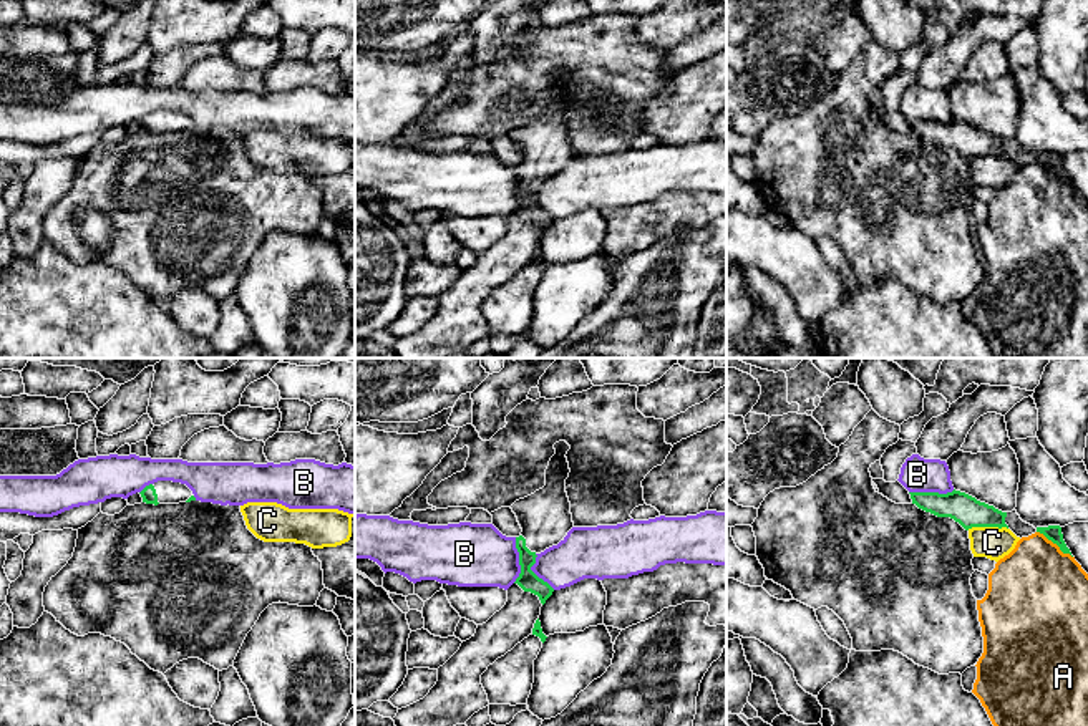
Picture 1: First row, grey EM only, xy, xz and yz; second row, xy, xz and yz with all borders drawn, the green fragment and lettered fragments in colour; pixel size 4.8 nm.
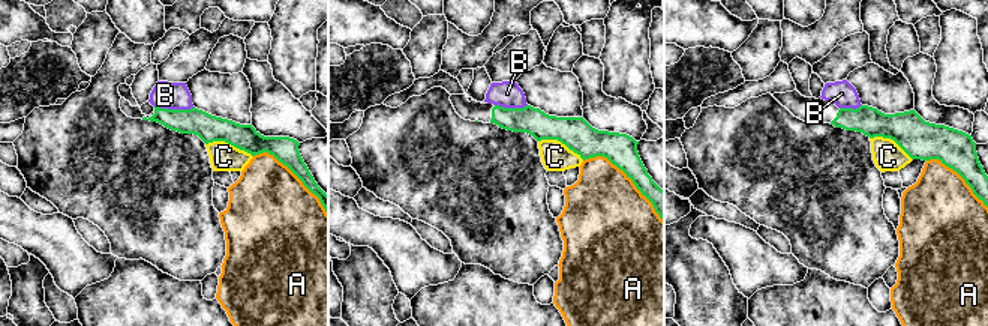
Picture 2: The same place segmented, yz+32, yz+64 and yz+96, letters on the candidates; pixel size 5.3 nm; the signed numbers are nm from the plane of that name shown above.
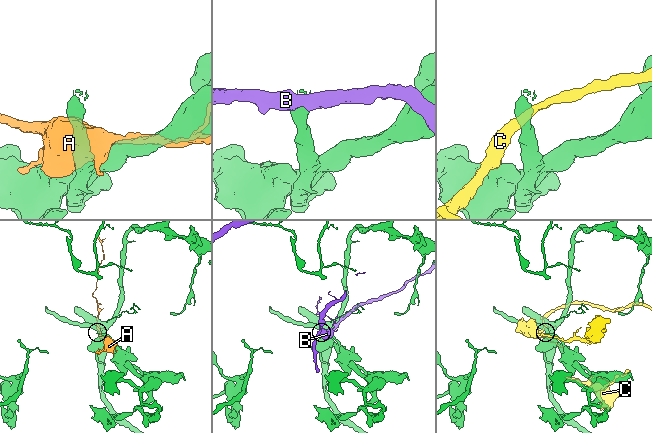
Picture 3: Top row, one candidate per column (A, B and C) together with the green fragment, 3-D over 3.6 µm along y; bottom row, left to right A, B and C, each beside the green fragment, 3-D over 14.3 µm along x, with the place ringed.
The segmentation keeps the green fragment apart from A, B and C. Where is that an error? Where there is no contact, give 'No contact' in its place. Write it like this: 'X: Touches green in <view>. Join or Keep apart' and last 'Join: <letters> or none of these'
A: Touches green in yz. Keep apart
B: Touches green in xz. Keep apart
C: Touches green in yz. Keep apart
Join: none of these

